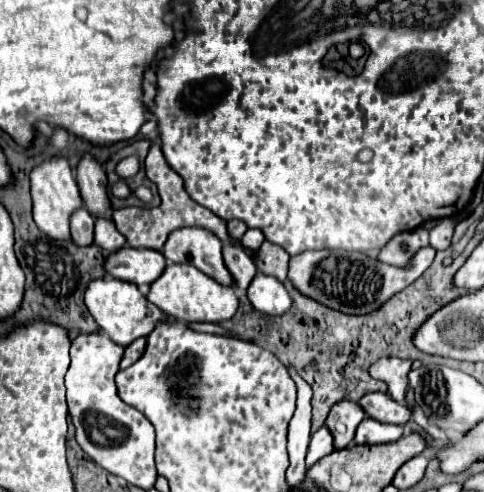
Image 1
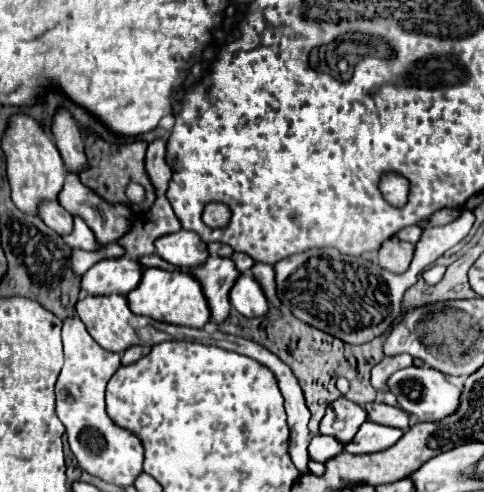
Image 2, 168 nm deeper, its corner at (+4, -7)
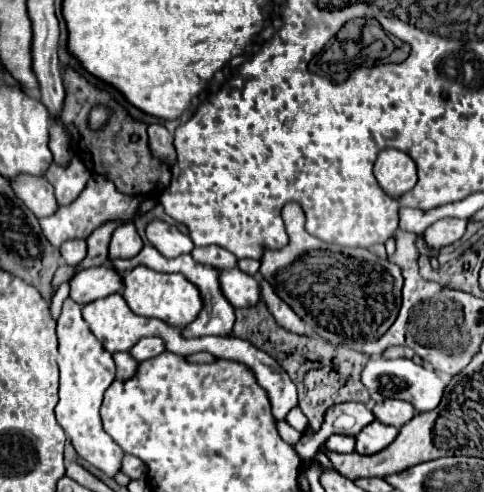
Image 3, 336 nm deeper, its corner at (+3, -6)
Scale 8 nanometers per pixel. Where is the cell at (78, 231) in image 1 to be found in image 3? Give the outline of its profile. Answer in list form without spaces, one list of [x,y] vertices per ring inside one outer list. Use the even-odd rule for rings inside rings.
[[[20,175],[12,181],[12,189],[36,217],[52,215],[52,211],[60,207],[56,203],[56,197],[52,195],[52,185],[42,177]]]

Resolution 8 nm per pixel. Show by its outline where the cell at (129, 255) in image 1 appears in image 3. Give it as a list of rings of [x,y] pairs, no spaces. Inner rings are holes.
[[[108,263],[104,267],[88,267],[72,277],[72,299],[78,305],[86,305],[94,299],[120,293],[124,289],[122,275]]]

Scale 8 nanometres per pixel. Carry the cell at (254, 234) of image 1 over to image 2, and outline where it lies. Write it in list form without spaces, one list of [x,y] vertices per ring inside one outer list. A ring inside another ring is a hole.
[[[235,252],[235,254],[231,256],[231,260],[235,262],[235,268],[239,268],[239,272],[247,272],[247,270],[255,264],[247,254],[241,254],[241,252]]]

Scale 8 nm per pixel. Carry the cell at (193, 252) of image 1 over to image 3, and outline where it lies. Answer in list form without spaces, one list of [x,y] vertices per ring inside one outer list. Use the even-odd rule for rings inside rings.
[[[152,221],[146,227],[146,235],[150,245],[154,245],[164,257],[180,257],[192,253],[194,249],[194,243],[188,239],[188,235],[164,221]]]

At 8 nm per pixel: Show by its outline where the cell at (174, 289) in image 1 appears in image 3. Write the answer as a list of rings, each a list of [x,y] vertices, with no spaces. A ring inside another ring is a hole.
[[[134,267],[130,273],[124,275],[124,291],[122,297],[126,299],[128,307],[142,317],[156,317],[162,319],[164,323],[184,329],[188,323],[192,323],[192,319],[196,319],[196,315],[202,309],[202,299],[200,299],[200,291],[196,285],[192,285],[184,275],[178,273],[158,273],[152,271],[148,267]]]

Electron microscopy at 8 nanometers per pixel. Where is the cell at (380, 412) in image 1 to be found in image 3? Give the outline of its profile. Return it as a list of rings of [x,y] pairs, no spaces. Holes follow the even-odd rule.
[[[384,399],[382,403],[376,403],[372,411],[380,423],[394,427],[402,427],[414,417],[414,407],[410,403],[394,401],[394,399]]]

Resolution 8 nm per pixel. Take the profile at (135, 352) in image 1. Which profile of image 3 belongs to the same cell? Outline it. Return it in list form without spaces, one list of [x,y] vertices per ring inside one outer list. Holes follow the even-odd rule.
[[[144,337],[140,339],[132,349],[130,349],[130,355],[136,359],[136,361],[146,361],[150,357],[156,357],[164,351],[164,341],[162,339],[156,339],[156,337]]]

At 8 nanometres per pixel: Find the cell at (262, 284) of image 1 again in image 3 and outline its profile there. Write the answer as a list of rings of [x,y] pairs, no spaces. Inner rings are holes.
[[[240,269],[222,271],[220,273],[220,287],[222,287],[224,297],[234,307],[254,307],[260,299],[258,281]]]

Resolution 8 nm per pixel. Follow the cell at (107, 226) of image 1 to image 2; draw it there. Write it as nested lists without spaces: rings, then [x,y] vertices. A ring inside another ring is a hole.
[[[75,216],[75,224],[73,224],[73,232],[63,236],[65,244],[69,244],[71,248],[81,248],[81,250],[97,250],[99,246],[95,244],[95,236],[91,232],[91,228],[85,224],[83,218]]]

